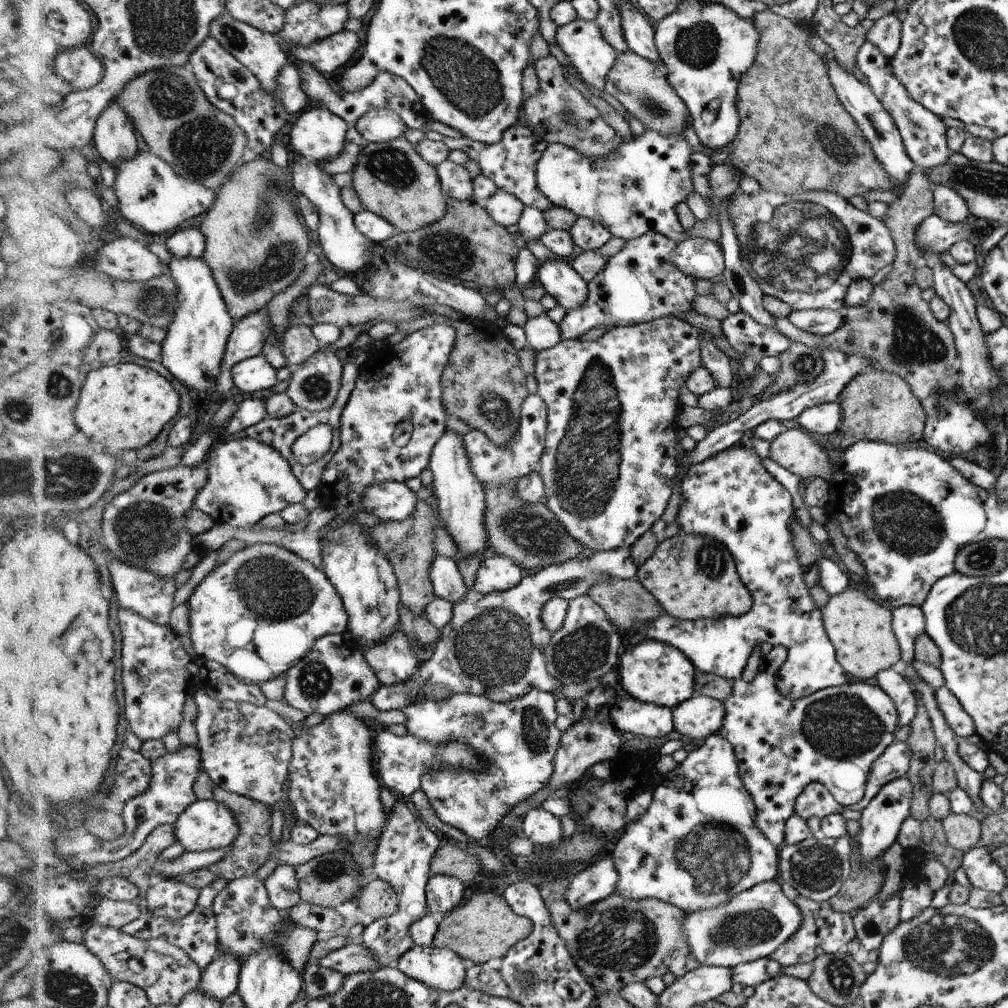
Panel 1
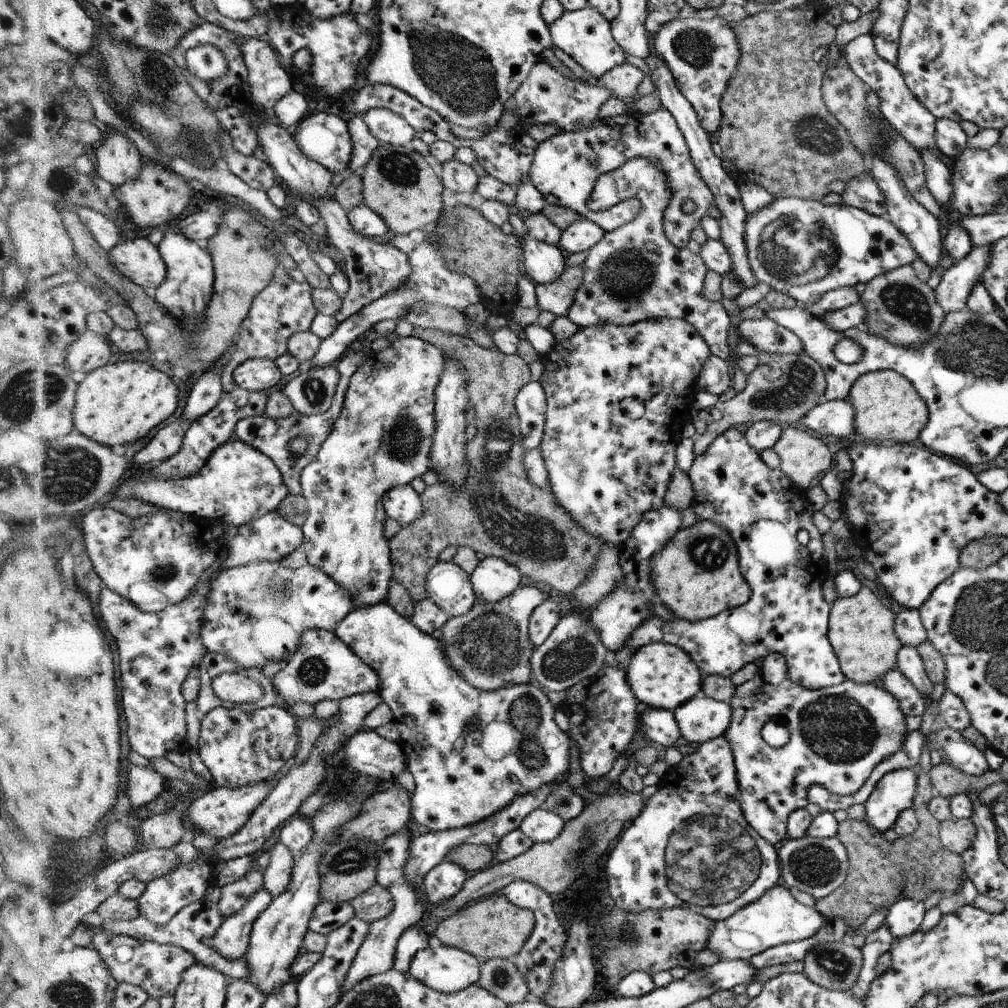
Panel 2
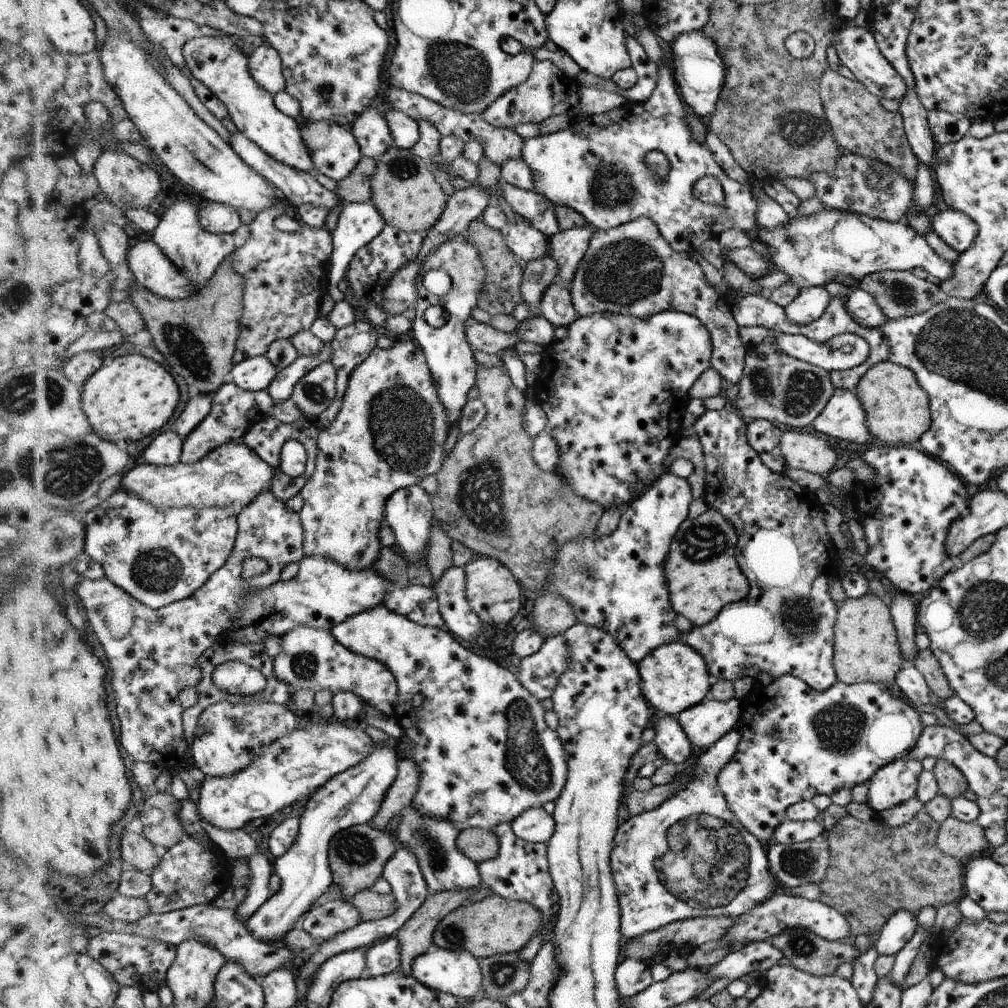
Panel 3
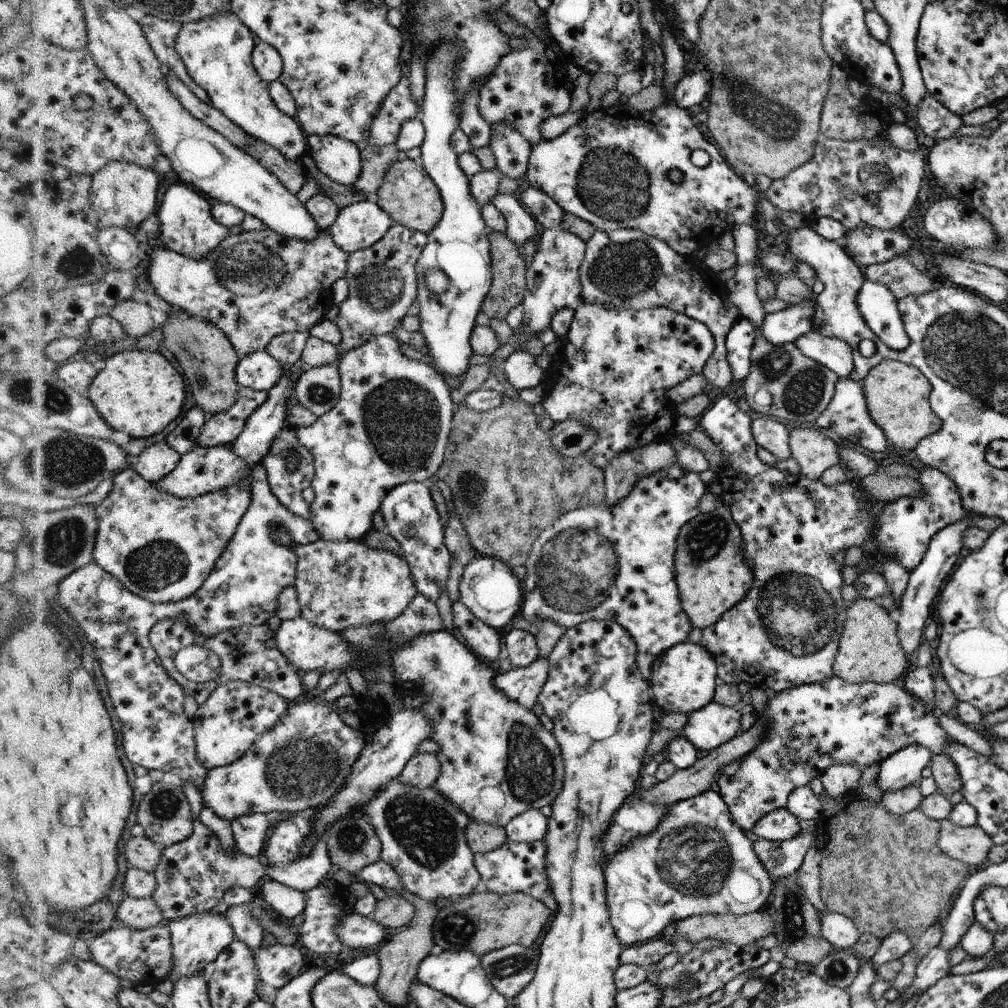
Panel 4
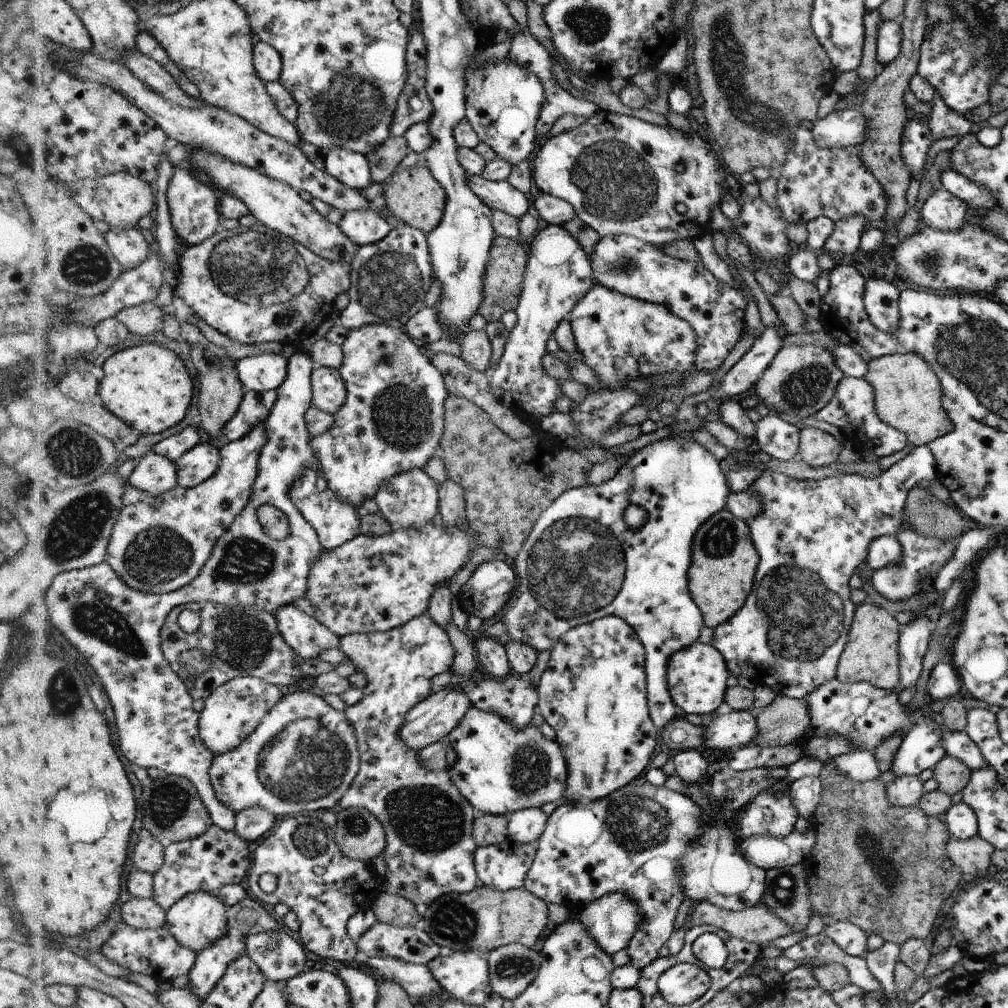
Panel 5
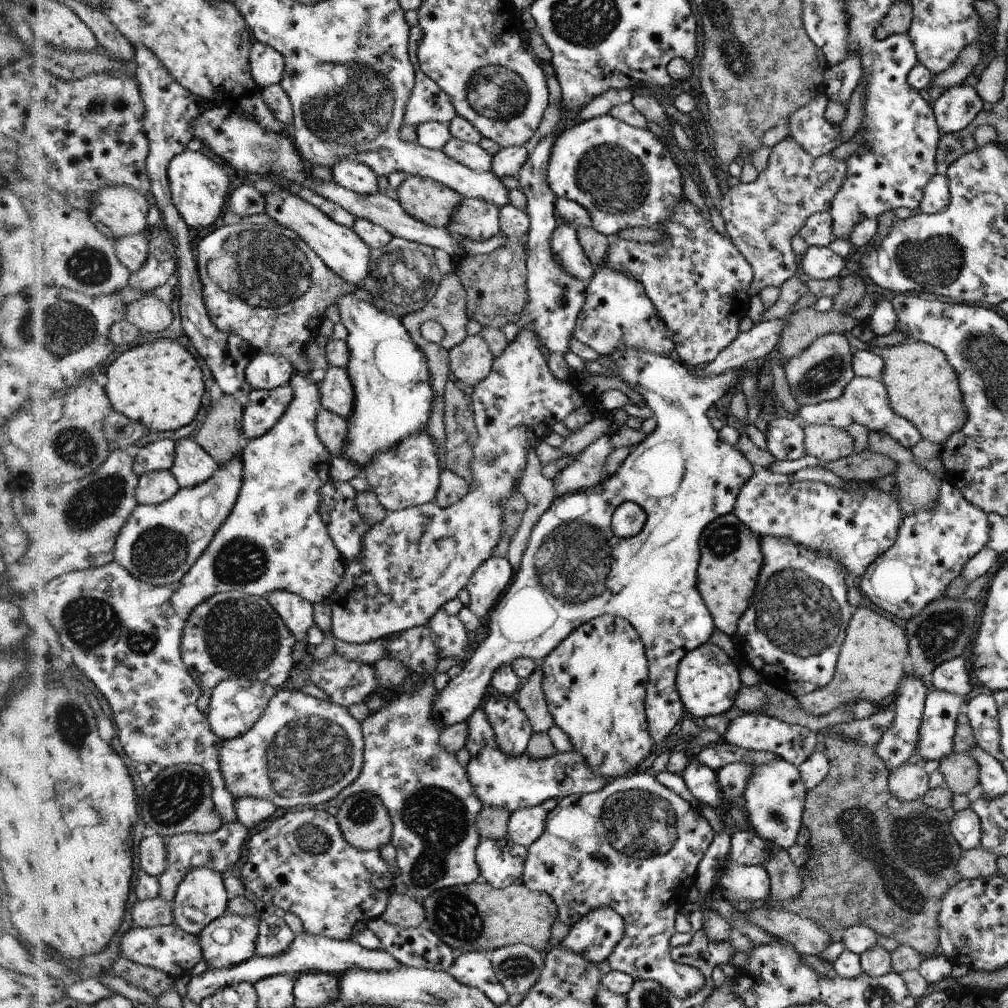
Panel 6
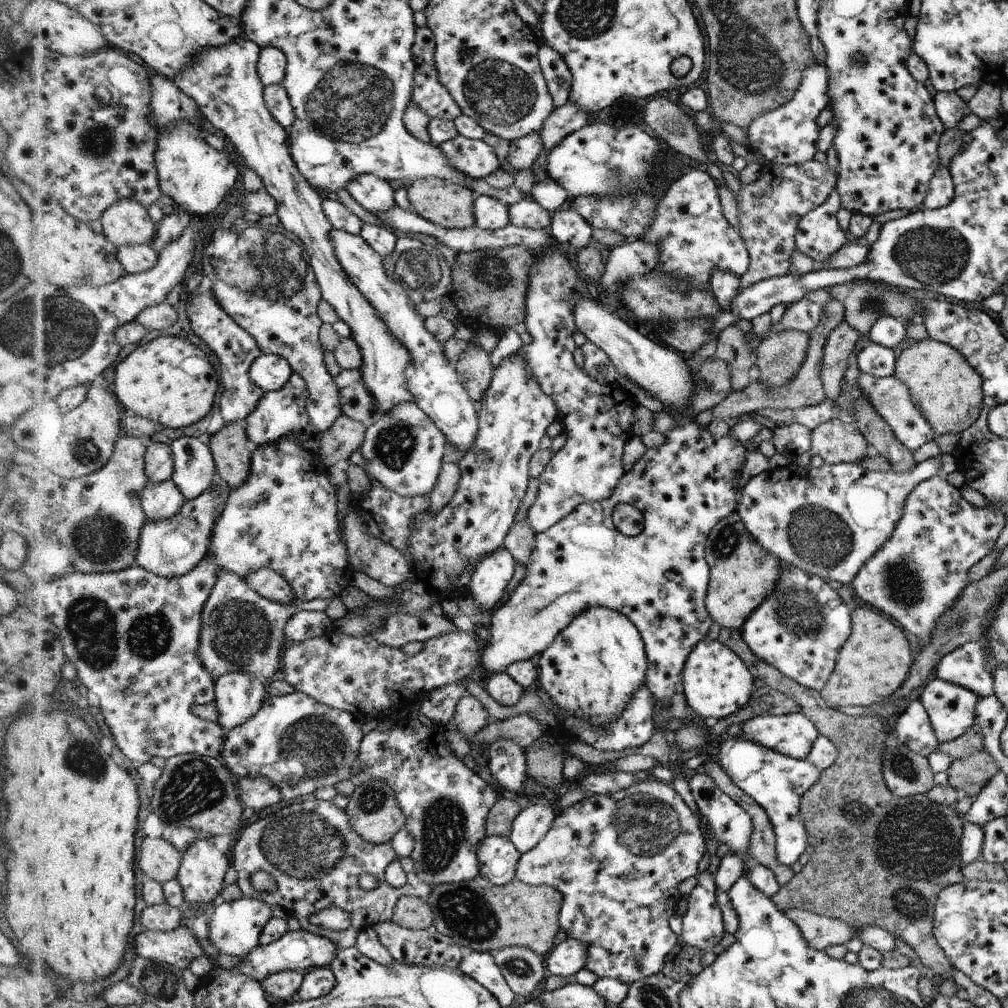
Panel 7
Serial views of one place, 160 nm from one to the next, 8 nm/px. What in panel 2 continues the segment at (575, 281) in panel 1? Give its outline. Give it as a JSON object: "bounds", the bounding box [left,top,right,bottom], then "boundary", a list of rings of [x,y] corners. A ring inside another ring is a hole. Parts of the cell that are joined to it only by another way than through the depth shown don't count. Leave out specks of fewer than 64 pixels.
{"bounds":[524,236,566,284],"boundary":[[[526,236],[524,260],[526,275],[535,284],[556,282],[566,270],[566,255],[557,246]]]}

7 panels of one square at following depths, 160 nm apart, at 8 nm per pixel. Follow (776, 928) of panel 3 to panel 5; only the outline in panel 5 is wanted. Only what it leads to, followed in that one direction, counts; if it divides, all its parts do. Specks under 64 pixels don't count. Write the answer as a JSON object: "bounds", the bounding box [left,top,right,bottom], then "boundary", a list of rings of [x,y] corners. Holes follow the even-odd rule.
{"bounds":[823,921,869,957],"boundary":[[[833,921],[823,928],[825,937],[830,937],[845,954],[863,957],[867,952],[869,935],[864,929],[847,921]]]}

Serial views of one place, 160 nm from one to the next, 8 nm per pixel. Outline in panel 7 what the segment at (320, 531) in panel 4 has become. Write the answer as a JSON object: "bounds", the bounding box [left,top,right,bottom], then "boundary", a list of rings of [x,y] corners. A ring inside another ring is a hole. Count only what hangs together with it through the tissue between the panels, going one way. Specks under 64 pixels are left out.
{"bounds":[175,36,415,415],"boundary":[[[247,36],[241,37],[236,43],[226,47],[214,47],[205,49],[205,52],[196,59],[194,67],[191,67],[184,75],[181,75],[175,81],[180,88],[194,97],[202,107],[205,116],[212,124],[222,130],[235,144],[238,151],[242,154],[244,161],[262,178],[264,186],[270,191],[270,194],[277,200],[279,208],[278,215],[280,224],[293,232],[305,244],[311,264],[316,272],[318,284],[322,289],[322,296],[326,302],[334,308],[337,316],[349,324],[351,338],[357,341],[358,348],[361,349],[362,364],[359,368],[364,377],[365,385],[374,399],[374,415],[378,413],[388,413],[401,403],[414,403],[415,398],[407,385],[409,378],[407,370],[413,364],[409,350],[391,333],[389,326],[383,321],[379,312],[370,304],[370,301],[363,296],[361,289],[349,279],[337,259],[333,247],[333,241],[329,237],[333,230],[328,217],[324,211],[324,199],[317,189],[315,189],[298,170],[297,164],[290,152],[289,133],[283,124],[274,116],[269,109],[265,99],[266,85],[263,83],[259,73],[259,62],[261,59],[263,47]]]}

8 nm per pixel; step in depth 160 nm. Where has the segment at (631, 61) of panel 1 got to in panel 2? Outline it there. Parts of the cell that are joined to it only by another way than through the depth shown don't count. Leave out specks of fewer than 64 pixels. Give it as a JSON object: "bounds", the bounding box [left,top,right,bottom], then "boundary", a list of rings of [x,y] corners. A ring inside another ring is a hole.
{"bounds":[600,61,644,99],"boundary":[[[627,61],[612,71],[606,72],[600,79],[600,84],[608,88],[614,97],[618,99],[634,96],[638,92],[638,87],[644,80],[644,72],[636,65],[629,64]]]}

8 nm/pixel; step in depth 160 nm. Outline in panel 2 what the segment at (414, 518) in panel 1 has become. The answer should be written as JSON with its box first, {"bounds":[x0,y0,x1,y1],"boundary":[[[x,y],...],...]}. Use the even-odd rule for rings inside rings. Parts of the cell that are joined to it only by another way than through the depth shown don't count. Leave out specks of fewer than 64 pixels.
{"bounds":[389,327,600,601],"boundary":[[[414,327],[412,337],[420,338],[446,350],[448,356],[458,358],[460,364],[468,370],[468,387],[466,388],[469,405],[473,406],[476,414],[474,424],[476,435],[468,439],[466,444],[466,460],[468,460],[468,476],[460,488],[454,488],[448,482],[438,481],[433,486],[427,486],[421,496],[422,507],[425,509],[420,520],[405,526],[389,539],[390,557],[393,564],[393,579],[400,582],[412,601],[429,598],[426,580],[429,572],[436,566],[435,560],[441,551],[454,546],[472,548],[485,557],[498,557],[514,565],[522,572],[522,576],[529,576],[534,585],[548,590],[557,590],[564,594],[571,594],[578,588],[600,552],[600,538],[592,536],[590,532],[582,530],[578,522],[570,516],[566,508],[558,502],[554,492],[549,488],[538,488],[530,481],[528,470],[525,468],[525,444],[521,435],[520,420],[517,414],[516,399],[521,393],[522,386],[530,381],[528,364],[519,355],[506,355],[498,348],[482,348],[469,337],[452,336],[438,329],[422,329]]]}

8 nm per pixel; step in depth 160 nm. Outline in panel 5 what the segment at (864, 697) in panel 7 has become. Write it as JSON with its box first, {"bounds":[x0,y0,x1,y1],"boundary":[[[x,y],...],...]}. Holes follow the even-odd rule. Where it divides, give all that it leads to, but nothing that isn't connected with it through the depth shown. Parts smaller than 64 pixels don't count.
{"bounds":[749,603,901,746],"boundary":[[[862,603],[856,608],[852,630],[837,665],[837,680],[849,683],[865,681],[888,692],[896,690],[898,682],[901,682],[901,674],[898,674],[900,626],[896,620],[876,604]],[[777,695],[757,716],[758,738],[749,746],[785,746],[796,743],[808,732],[810,710],[804,698]]]}

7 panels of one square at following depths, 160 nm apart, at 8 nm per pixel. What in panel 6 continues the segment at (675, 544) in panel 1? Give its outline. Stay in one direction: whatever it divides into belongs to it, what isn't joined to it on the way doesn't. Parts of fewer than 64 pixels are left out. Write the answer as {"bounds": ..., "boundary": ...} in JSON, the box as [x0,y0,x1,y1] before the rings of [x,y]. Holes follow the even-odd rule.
{"bounds":[697,513,764,637],"boundary":[[[734,513],[718,517],[702,531],[700,535],[700,560],[697,570],[697,587],[708,610],[713,615],[713,623],[718,630],[732,637],[740,618],[752,602],[756,590],[757,578],[760,575],[764,556],[761,551],[760,536],[749,529]]]}

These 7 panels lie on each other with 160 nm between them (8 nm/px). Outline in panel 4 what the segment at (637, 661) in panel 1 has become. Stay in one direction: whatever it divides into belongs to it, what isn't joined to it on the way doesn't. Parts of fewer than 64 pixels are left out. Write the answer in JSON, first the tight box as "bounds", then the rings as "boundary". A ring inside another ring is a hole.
{"bounds":[650,642,718,715],"boundary":[[[682,642],[664,653],[653,666],[650,686],[654,688],[654,703],[669,713],[690,715],[714,701],[718,686],[718,664],[709,650],[701,644]]]}

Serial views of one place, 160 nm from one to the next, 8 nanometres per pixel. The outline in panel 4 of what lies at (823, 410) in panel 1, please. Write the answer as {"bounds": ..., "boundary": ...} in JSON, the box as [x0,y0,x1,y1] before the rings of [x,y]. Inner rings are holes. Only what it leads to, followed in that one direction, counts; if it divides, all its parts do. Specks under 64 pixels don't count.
{"bounds":[816,378,890,453],"boundary":[[[849,378],[840,379],[833,401],[817,419],[816,426],[824,428],[824,430],[833,430],[841,439],[851,442],[853,446],[862,446],[864,450],[870,450],[870,452],[883,453],[890,446],[882,428],[877,426],[873,418],[870,417],[864,386],[861,382],[855,382]]]}

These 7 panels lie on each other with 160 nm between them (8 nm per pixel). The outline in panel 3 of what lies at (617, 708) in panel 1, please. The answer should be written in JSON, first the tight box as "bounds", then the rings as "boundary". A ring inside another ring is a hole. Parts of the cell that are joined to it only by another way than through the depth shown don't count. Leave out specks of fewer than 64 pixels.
{"bounds":[652,715,692,765],"boundary":[[[656,715],[652,727],[656,731],[653,742],[659,755],[676,765],[684,764],[691,754],[692,744],[678,720],[668,715]]]}

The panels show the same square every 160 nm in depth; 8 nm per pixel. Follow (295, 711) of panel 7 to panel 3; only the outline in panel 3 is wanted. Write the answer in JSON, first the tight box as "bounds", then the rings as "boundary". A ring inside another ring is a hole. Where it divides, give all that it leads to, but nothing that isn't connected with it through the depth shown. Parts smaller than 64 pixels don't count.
{"bounds":[199,715,375,830],"boundary":[[[304,715],[304,724],[274,743],[268,752],[259,757],[245,771],[227,777],[206,777],[199,800],[201,816],[219,829],[236,830],[247,828],[250,822],[280,812],[285,806],[302,798],[309,798],[317,788],[328,783],[333,776],[354,768],[368,759],[375,750],[372,738],[362,730],[362,724],[352,727],[344,723],[328,722],[313,724],[309,715]]]}

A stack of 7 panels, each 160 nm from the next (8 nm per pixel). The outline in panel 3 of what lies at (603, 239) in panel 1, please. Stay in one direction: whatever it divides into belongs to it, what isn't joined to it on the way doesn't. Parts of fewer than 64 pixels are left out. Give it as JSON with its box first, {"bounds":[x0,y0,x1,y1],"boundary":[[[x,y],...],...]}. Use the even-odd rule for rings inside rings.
{"bounds":[548,225,594,284],"boundary":[[[588,225],[584,228],[560,230],[557,235],[548,238],[548,254],[558,262],[557,279],[570,284],[581,265],[589,244],[593,239],[594,229]]]}

